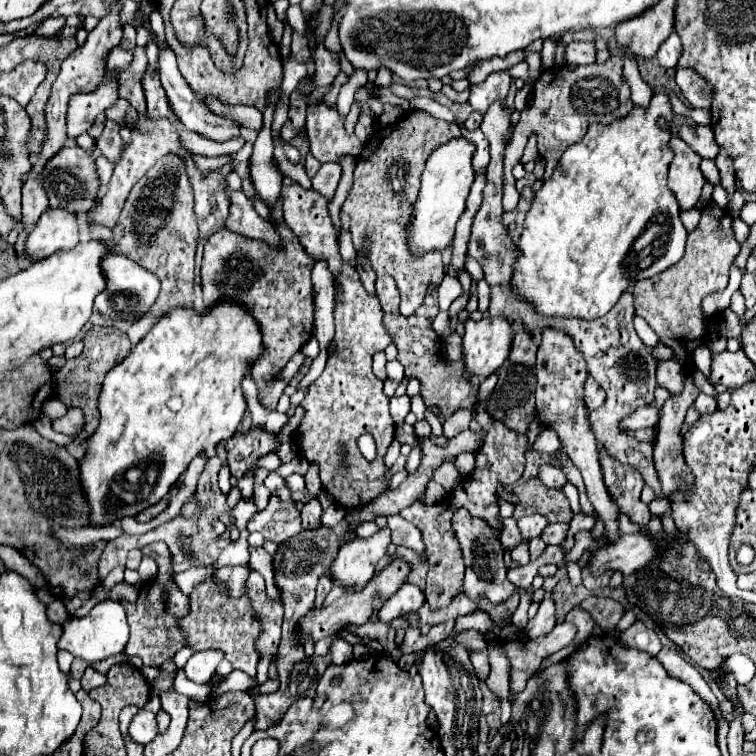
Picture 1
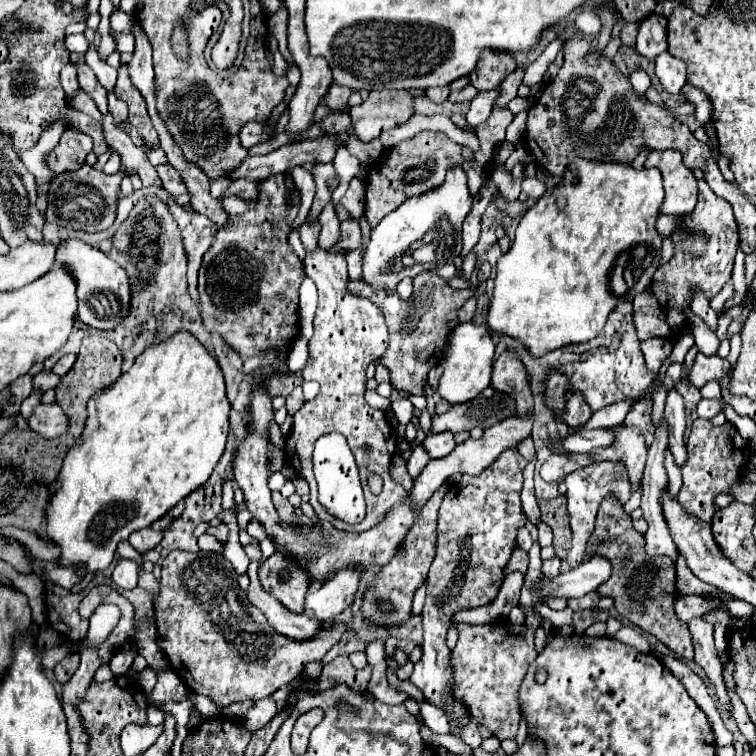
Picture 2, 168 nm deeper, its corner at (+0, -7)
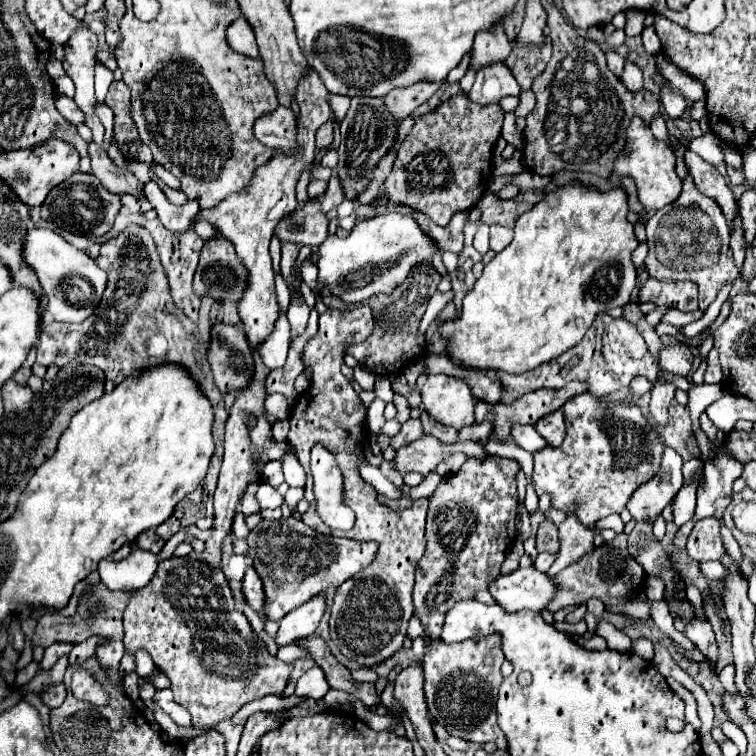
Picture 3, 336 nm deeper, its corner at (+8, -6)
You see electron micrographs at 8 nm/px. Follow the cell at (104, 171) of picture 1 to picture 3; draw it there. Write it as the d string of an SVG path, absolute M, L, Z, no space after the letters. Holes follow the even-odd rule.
M86 15L80 27L72 33L68 43L64 45L64 71L76 85L74 101L84 113L84 125L92 131L92 137L98 145L104 139L104 127L94 113L96 97L94 97L94 65L98 53L98 37L90 31L90 17Z

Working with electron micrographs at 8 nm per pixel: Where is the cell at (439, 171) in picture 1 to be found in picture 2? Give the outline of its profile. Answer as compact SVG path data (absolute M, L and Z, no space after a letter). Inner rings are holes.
M458 166L448 168L446 172L446 180L444 184L440 184L438 188L432 188L428 192L422 192L420 196L412 196L410 200L406 200L400 208L396 208L394 212L390 212L388 216L384 216L384 220L372 230L368 248L366 248L366 256L364 256L364 266L362 266L362 278L364 282L368 282L372 288L396 288L396 284L404 278L410 276L414 278L416 274L426 270L426 264L412 264L412 266L404 266L404 254L408 252L408 248L422 240L430 230L438 228L438 230L454 230L454 250L452 254L458 256L460 248L462 248L462 222L468 216L472 208L472 194L468 190L468 178L466 172L460 170Z

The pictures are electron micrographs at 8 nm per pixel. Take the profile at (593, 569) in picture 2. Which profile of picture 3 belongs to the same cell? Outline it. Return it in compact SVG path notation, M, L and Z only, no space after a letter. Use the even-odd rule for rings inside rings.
M518 567L508 575L500 573L488 585L488 591L492 599L508 613L516 613L522 609L542 611L548 605L548 601L552 601L556 585L546 573L534 567Z

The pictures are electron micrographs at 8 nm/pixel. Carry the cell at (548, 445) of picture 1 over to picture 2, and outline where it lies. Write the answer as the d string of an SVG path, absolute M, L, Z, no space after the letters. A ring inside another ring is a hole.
M625 400L607 406L602 410L594 412L590 420L585 424L582 424L580 428L596 429L620 425L624 422L628 410L632 405L633 401Z

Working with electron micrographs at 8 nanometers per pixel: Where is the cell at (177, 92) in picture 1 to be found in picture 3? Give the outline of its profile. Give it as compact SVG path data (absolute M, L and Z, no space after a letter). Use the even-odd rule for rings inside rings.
M278 107L272 115L262 117L254 125L254 135L270 149L280 149L284 155L296 151L296 119L292 109Z

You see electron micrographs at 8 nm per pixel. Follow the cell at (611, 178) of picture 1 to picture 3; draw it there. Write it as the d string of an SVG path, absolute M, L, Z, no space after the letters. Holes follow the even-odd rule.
M570 183L558 191L550 191L532 211L522 215L516 221L512 243L484 267L482 277L476 279L474 287L464 297L462 313L454 321L442 321L438 325L452 363L476 371L506 371L516 375L532 371L562 355L582 341L600 311L600 303L592 297L588 285L592 283L594 273L604 265L614 265L620 271L614 301L626 305L636 281L636 267L632 265L630 255L638 247L634 227L628 223L626 213L628 201L624 189L618 187L598 193L582 183Z

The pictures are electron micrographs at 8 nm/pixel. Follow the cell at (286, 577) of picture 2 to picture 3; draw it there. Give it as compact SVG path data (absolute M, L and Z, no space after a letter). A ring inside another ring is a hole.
M248 567L242 579L242 593L246 603L254 609L254 611L262 611L264 607L264 589L262 589L262 581L256 575L254 567Z

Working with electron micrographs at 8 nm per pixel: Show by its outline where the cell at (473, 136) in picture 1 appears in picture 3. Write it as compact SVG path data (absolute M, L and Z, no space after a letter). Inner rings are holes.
M332 95L330 97L330 109L332 109L332 115L334 115L332 119L336 123L340 123L344 119L348 107L350 107L350 99L348 97L340 97L340 95Z

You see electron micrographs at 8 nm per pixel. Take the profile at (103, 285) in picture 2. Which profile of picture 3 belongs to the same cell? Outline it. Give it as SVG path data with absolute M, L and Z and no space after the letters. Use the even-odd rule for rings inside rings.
M34 227L28 231L28 235L24 235L24 263L36 271L42 291L48 299L46 309L54 321L82 323L100 303L106 287L106 273L94 263L94 259L88 257L88 253L78 251L54 231Z

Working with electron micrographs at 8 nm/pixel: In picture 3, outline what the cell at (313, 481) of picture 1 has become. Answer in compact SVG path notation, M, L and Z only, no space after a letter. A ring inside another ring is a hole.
M288 489L288 493L286 493L286 505L288 505L292 515L296 513L298 501L302 501L302 499L304 499L304 489Z

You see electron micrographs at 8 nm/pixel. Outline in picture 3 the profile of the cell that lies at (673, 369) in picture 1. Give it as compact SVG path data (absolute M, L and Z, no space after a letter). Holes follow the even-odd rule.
M668 447L664 451L660 473L652 481L640 485L634 491L632 499L628 499L626 509L630 511L634 521L652 519L652 523L654 523L656 521L654 513L658 513L658 517L662 515L664 507L680 491L682 483L684 483L684 479L682 479L682 459L674 449Z

